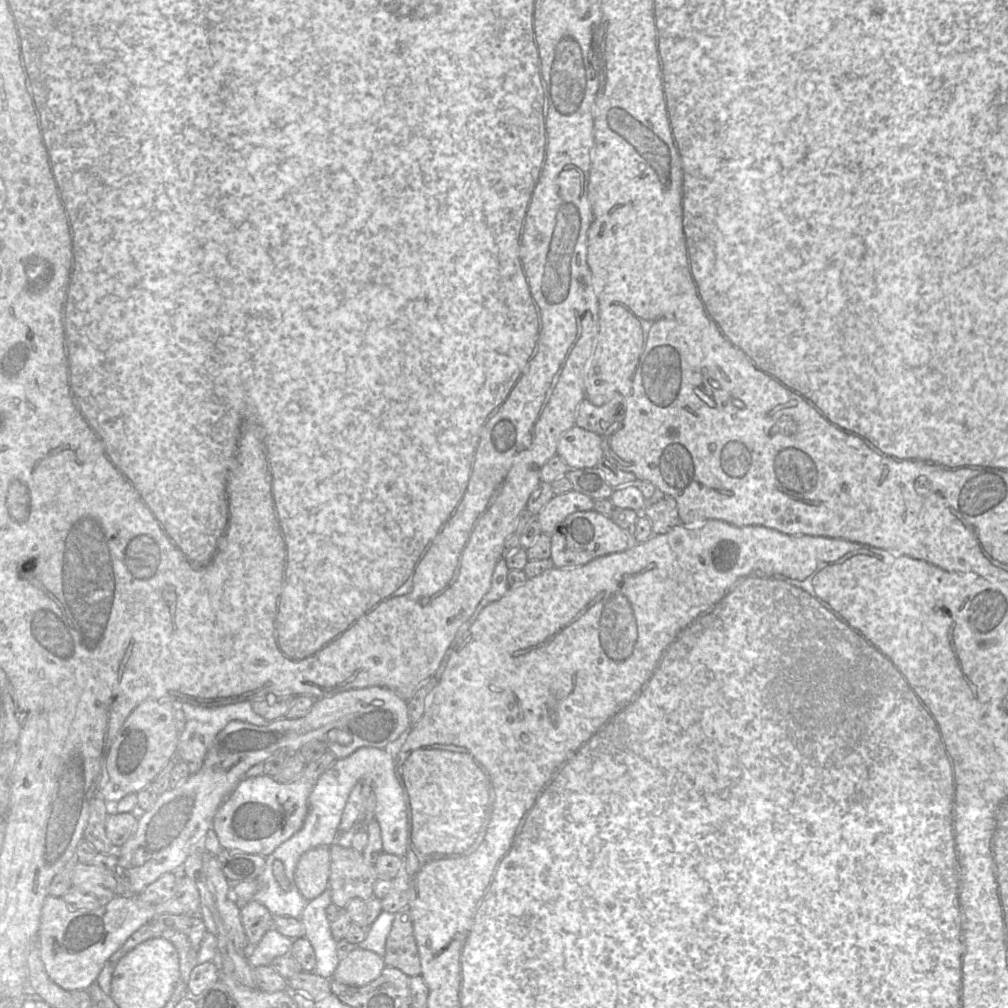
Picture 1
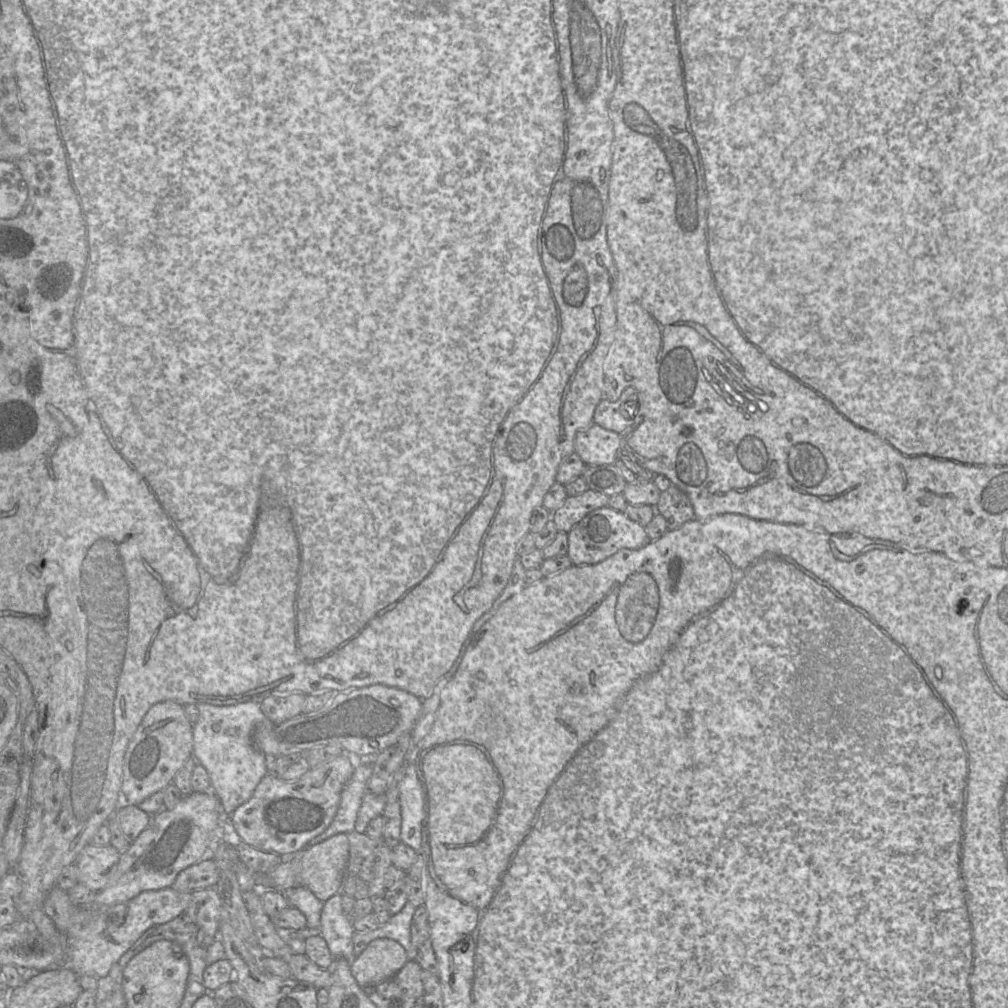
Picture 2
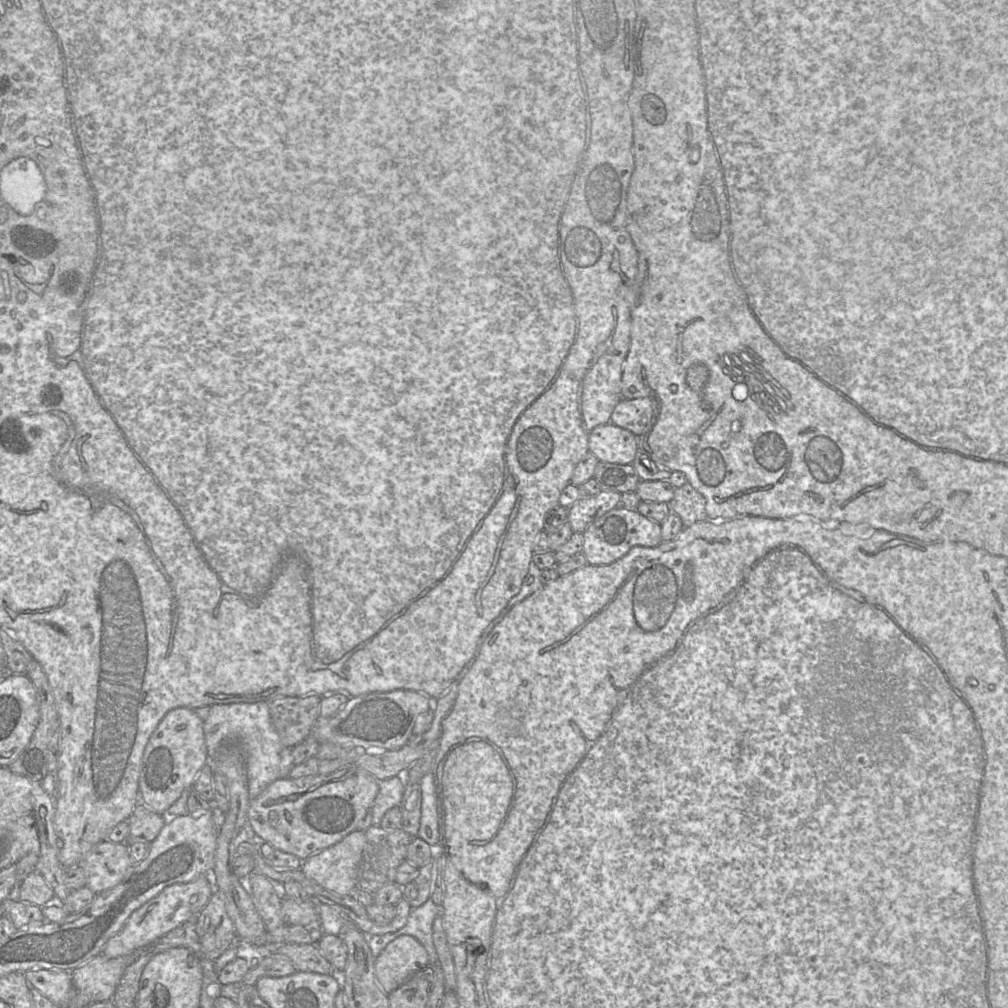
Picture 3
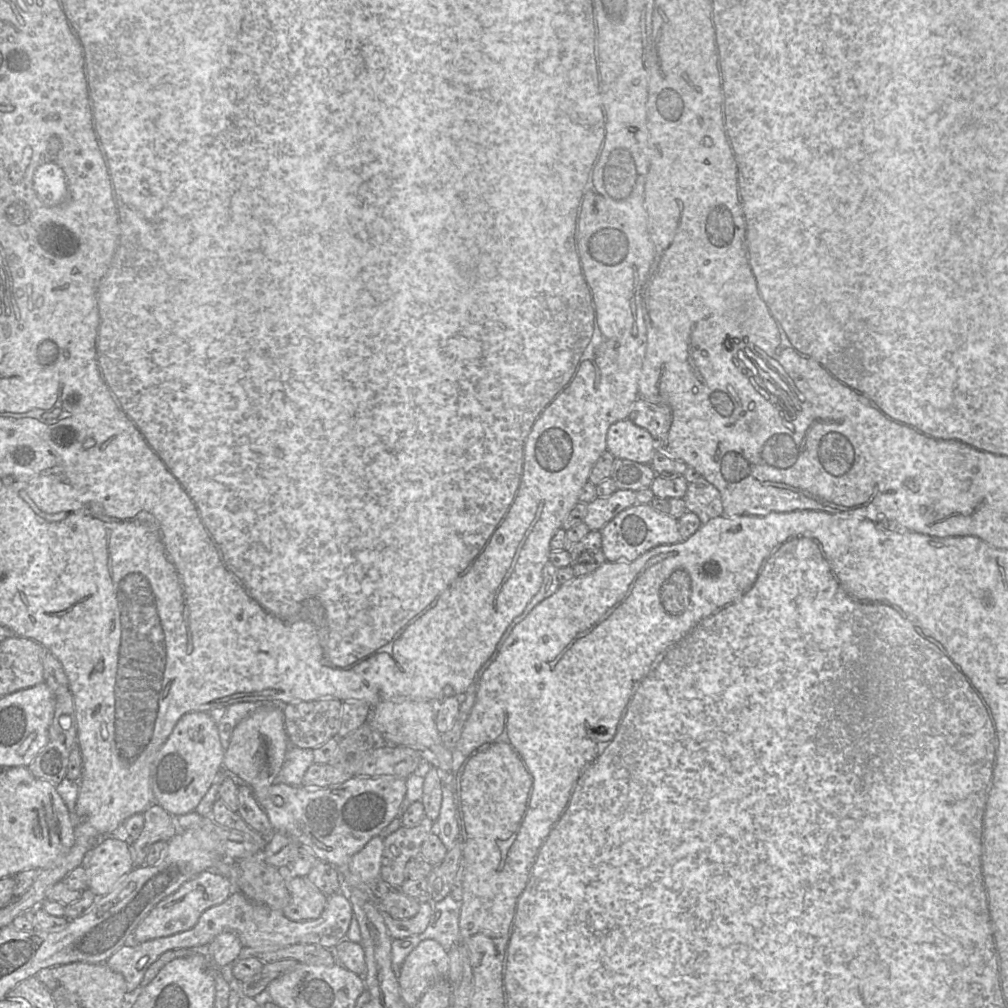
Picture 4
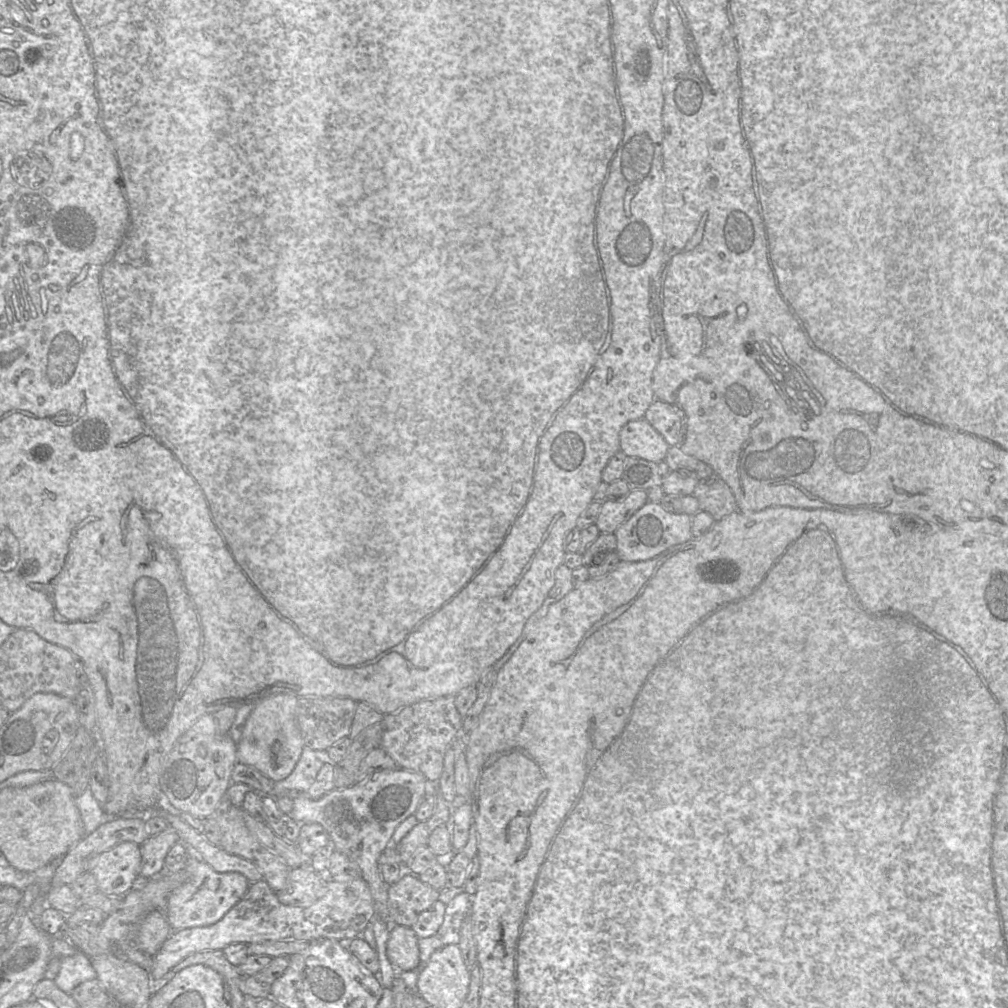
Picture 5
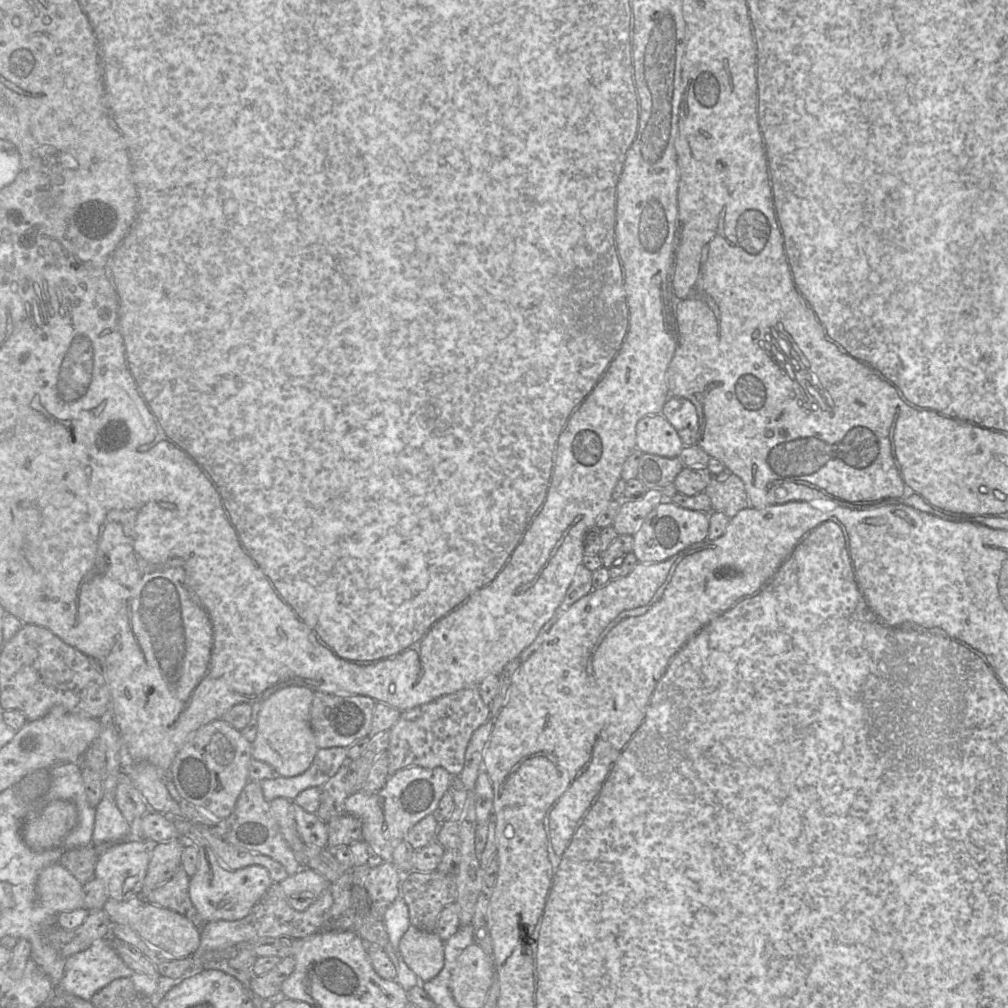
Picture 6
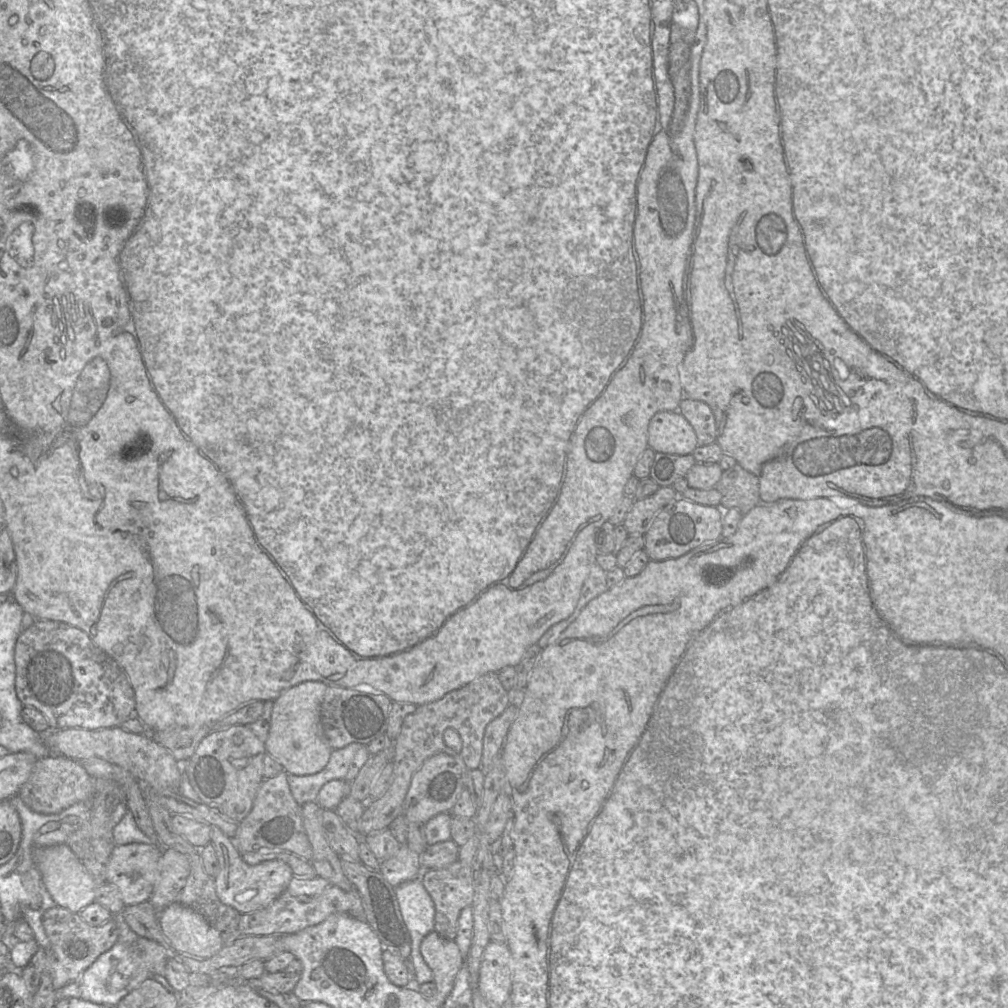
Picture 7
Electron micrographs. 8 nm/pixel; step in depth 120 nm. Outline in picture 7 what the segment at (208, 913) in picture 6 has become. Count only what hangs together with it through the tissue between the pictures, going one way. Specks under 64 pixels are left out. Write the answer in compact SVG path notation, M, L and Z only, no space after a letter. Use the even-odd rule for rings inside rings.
M213 827L211 839L220 865L219 872L213 878L216 894L223 904L234 908L242 915L257 912L270 905L285 892L294 877L290 866L280 860L265 861L256 865L247 864L231 838L218 827Z

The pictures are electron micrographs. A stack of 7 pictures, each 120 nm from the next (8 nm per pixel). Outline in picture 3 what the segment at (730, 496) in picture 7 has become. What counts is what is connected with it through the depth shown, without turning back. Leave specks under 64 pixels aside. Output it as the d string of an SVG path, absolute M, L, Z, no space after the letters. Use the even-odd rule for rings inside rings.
M689 483L675 488L668 504L671 512L680 517L684 527L708 519L705 498Z

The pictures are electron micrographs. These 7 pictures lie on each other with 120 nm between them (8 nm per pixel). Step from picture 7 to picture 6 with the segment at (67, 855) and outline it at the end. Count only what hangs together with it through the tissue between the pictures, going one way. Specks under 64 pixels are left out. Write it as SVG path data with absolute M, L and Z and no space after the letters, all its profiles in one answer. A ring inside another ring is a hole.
M59 862L42 870L37 881L37 894L46 909L56 914L84 906L83 884Z

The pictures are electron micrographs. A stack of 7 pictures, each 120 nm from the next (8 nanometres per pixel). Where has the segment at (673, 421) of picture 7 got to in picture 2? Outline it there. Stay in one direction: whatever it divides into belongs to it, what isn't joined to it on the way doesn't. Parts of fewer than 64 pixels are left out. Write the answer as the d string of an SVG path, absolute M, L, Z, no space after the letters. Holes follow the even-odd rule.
M592 424L577 433L574 453L586 465L610 465L619 459L620 434Z

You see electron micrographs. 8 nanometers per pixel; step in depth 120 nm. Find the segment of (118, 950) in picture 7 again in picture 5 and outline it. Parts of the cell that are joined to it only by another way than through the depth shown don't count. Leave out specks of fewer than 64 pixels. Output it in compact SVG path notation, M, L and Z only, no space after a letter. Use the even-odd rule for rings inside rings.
M78 951L71 956L61 958L59 973L53 981L60 990L71 994L73 989L79 984L94 980L96 976L91 958Z

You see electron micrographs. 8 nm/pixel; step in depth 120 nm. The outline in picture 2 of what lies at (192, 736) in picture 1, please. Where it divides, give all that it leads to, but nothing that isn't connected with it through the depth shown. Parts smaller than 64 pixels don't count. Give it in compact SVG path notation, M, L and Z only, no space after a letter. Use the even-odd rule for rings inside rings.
M246 701L225 706L195 705L197 706L199 717L193 726L193 758L207 770L214 792L220 800L221 811L230 815L252 797L257 785L269 774L267 769L268 757L254 745L252 733L257 725L271 723L271 721L264 715L259 701Z

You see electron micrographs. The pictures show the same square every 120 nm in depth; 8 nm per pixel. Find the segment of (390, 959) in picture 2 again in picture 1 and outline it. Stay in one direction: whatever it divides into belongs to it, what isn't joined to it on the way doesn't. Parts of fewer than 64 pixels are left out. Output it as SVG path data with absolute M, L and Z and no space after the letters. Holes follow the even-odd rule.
M358 948L340 960L333 977L342 984L364 986L377 979L385 967L383 956Z

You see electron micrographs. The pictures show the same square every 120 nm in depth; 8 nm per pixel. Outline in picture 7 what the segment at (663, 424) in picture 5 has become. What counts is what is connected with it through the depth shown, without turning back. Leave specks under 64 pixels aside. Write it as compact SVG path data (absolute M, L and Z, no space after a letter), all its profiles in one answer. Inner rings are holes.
M685 398L680 402L678 411L693 427L699 445L716 443L716 421L712 410L706 403Z

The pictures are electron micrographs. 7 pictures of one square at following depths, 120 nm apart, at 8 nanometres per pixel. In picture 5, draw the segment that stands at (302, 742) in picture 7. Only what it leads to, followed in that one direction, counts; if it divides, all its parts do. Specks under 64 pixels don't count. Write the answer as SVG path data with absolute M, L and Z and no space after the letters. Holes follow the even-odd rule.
M277 692L277 693L274 693L272 695L264 696L263 698L259 699L255 703L246 703L246 704L253 704L254 708L252 709L252 712L250 713L250 715L248 716L248 718L245 722L241 739L237 743L237 754L236 754L236 756L237 756L237 761L239 763L249 765L249 766L256 768L263 775L265 775L267 778L269 778L273 781L279 781L279 780L285 779L294 770L294 768L295 768L295 766L296 766L296 764L297 764L297 762L298 762L298 760L301 756L303 748L305 747L301 731L300 731L300 729L297 725L297 721L296 721L296 707L297 707L297 703L298 703L299 698L300 697L297 697L297 696L295 696L294 694L291 694L291 693Z

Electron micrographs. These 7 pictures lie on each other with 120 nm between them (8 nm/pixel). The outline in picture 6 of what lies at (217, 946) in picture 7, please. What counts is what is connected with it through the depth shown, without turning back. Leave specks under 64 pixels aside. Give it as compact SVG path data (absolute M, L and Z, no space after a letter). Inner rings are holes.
M141 897L125 901L108 899L102 909L112 924L124 924L135 930L141 938L167 959L191 957L200 945L200 929L189 919L167 908L147 902Z

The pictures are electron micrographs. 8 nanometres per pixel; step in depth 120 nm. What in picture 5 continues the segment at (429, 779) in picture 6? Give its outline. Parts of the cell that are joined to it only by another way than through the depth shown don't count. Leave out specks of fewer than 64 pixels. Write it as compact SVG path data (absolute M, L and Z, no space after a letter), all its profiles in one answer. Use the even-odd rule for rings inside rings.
M402 768L383 771L359 781L352 786L335 789L319 799L312 799L307 793L290 794L293 807L288 815L300 824L318 823L326 830L334 851L341 852L355 862L360 869L360 877L367 883L373 898L377 919L388 919L388 886L379 873L379 859L388 847L389 841L397 828L407 817L413 815L426 795L428 780L420 773Z

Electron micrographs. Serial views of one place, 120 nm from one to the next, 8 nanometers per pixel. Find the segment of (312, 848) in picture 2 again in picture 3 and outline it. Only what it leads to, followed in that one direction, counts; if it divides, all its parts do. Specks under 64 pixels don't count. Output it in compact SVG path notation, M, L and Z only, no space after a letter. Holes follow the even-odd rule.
M356 830L337 844L303 860L301 870L323 888L338 895L352 895L357 888L366 836Z

